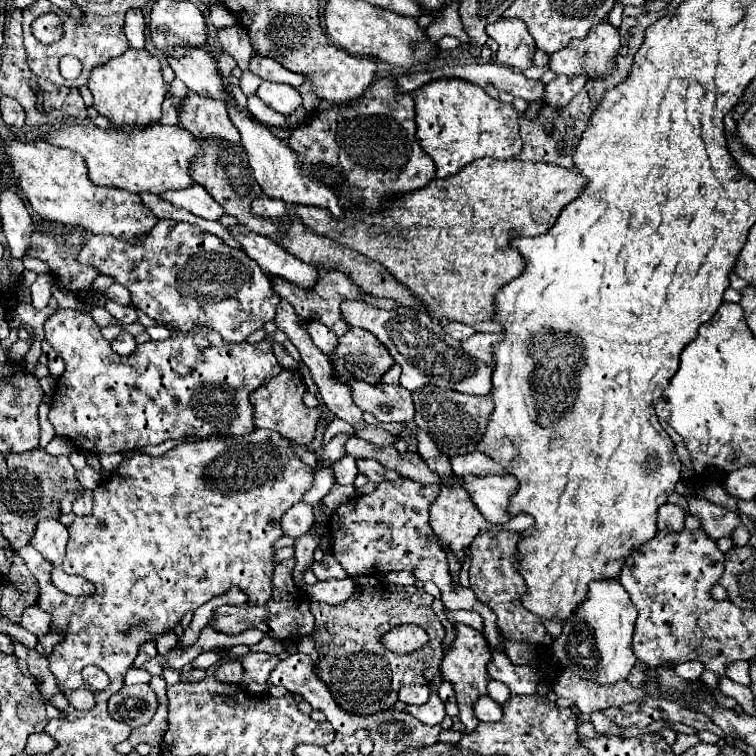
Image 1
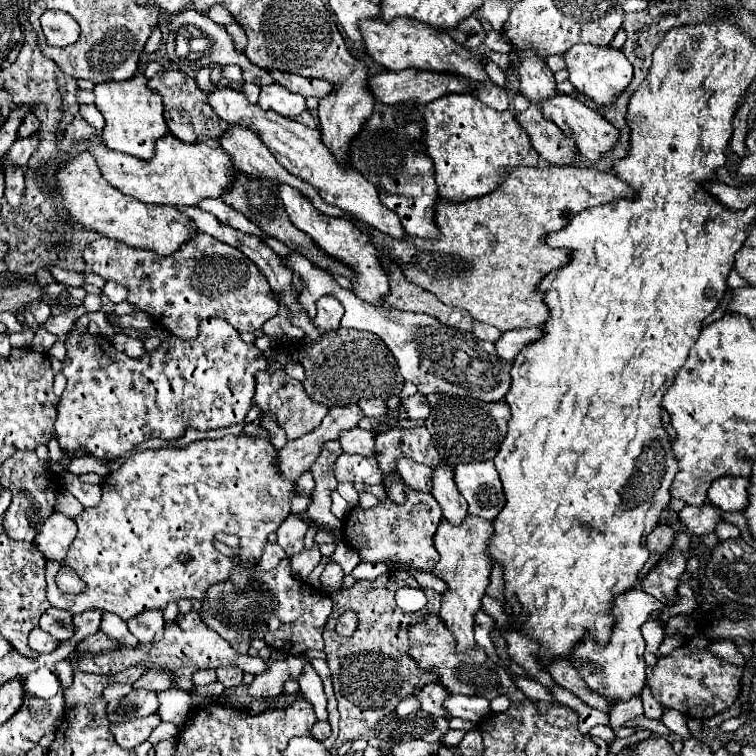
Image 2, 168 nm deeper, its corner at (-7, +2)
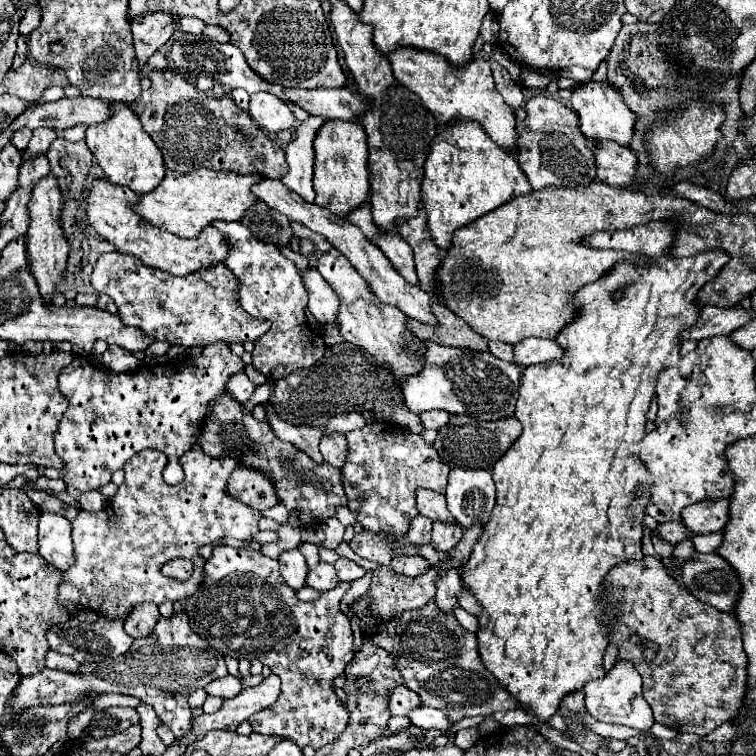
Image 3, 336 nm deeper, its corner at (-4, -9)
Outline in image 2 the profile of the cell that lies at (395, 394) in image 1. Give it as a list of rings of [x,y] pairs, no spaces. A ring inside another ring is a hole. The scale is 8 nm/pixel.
[[[415,393],[415,395],[407,397],[407,399],[401,399],[401,405],[407,409],[409,419],[427,419],[429,413],[431,413],[427,399],[423,395],[419,395],[419,393]]]

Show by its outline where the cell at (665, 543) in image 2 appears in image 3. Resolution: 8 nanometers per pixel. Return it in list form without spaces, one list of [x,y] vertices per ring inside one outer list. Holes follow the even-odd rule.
[[[644,556],[642,560],[626,560],[616,564],[608,572],[606,584],[610,586],[606,598],[608,602],[622,602],[622,612],[616,622],[610,622],[610,642],[618,644],[618,658],[630,660],[638,674],[642,676],[644,698],[654,712],[654,720],[676,732],[692,732],[698,736],[710,734],[716,726],[730,718],[736,718],[740,704],[746,694],[746,654],[742,648],[742,626],[730,612],[716,610],[700,600],[696,600],[686,588],[666,574],[660,558]],[[630,636],[642,636],[642,640],[652,640],[658,644],[654,660],[646,662],[640,644],[628,642]]]

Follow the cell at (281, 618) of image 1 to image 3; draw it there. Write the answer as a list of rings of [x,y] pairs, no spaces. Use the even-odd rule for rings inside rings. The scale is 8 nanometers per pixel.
[[[214,546],[212,556],[206,560],[206,578],[200,588],[188,598],[186,614],[190,616],[190,628],[208,640],[212,648],[224,656],[260,660],[282,680],[282,692],[276,704],[248,718],[254,732],[286,736],[296,746],[312,746],[314,750],[334,742],[348,724],[348,712],[336,698],[332,680],[344,672],[344,666],[354,656],[354,634],[350,630],[348,618],[340,612],[338,604],[342,596],[350,590],[350,582],[338,582],[338,586],[322,594],[314,602],[302,602],[278,572],[278,560],[264,556],[262,552],[250,548]]]

